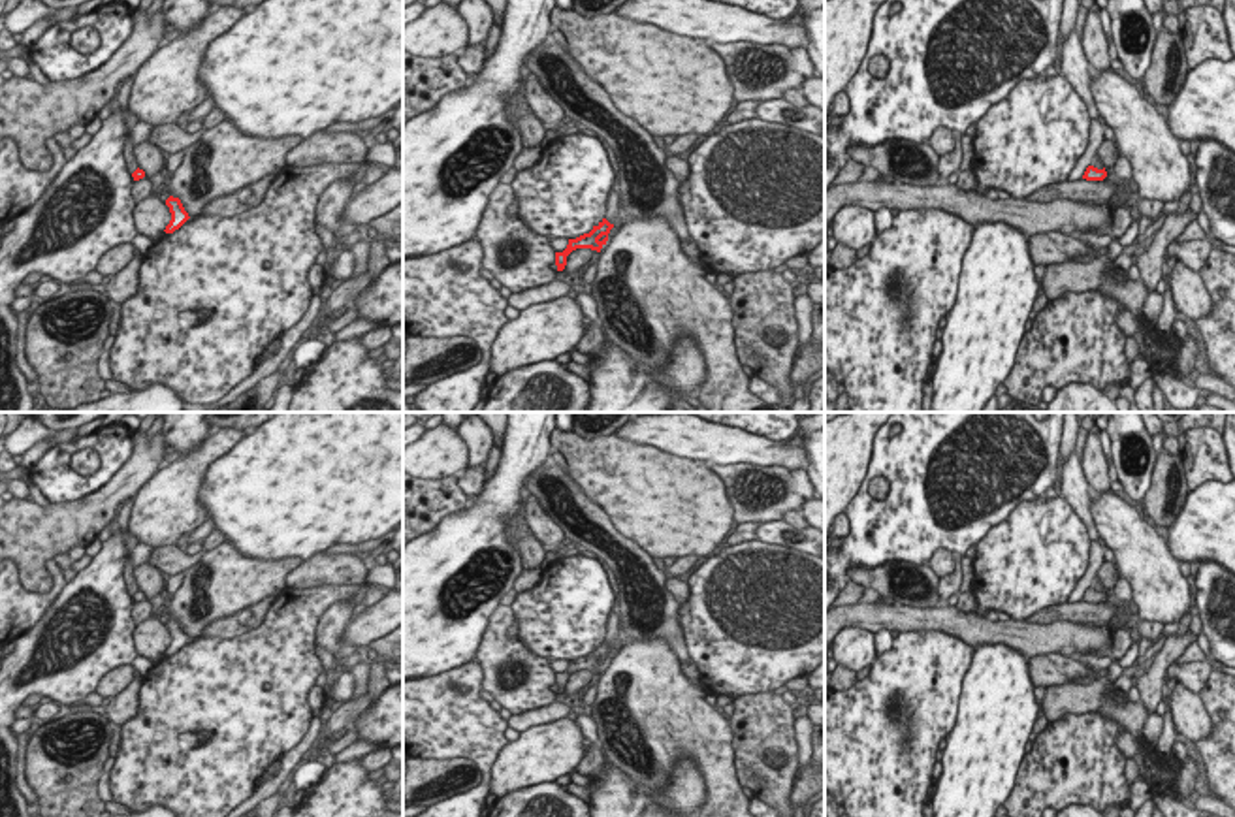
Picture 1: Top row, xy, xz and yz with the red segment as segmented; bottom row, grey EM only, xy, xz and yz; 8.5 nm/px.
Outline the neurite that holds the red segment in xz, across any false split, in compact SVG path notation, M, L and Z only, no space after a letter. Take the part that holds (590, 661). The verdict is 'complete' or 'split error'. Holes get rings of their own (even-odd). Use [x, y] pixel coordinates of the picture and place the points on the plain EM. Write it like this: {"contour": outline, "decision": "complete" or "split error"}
{"contour": "M602 640L597 648L593 648L593 651L589 655L584 655L576 661L569 661L567 670L563 674L555 674L557 693L565 691L567 678L576 670L591 670L591 672L601 674L601 670L608 663L608 655L612 649L614 649L614 646L610 646L606 640Z", "decision": "complete"}

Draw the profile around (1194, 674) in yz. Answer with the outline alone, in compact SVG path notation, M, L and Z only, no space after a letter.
M1212 657L1205 661L1171 663L1167 674L1188 685L1192 693L1201 693L1214 666L1218 666L1218 663L1214 663Z

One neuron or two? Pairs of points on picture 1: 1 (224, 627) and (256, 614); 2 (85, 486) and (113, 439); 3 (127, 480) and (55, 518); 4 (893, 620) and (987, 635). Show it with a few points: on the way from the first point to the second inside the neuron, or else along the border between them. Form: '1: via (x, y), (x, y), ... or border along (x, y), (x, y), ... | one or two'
1: via (232, 625), (249, 618) | one
2: via (96, 477), (108, 465), (113, 450) | one
3: via (110, 496), (93, 512), (83, 518), (72, 518) | one
4: via (915, 620), (953, 620), (964, 624) | one

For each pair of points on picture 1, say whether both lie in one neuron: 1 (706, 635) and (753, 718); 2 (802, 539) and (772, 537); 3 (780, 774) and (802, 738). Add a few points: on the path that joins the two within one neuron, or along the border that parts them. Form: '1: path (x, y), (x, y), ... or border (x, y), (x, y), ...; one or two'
1: border (770, 689), (738, 697); two
2: path (795, 539), (780, 537); one
3: border (793, 720), (793, 740), (797, 746), (795, 778); two

